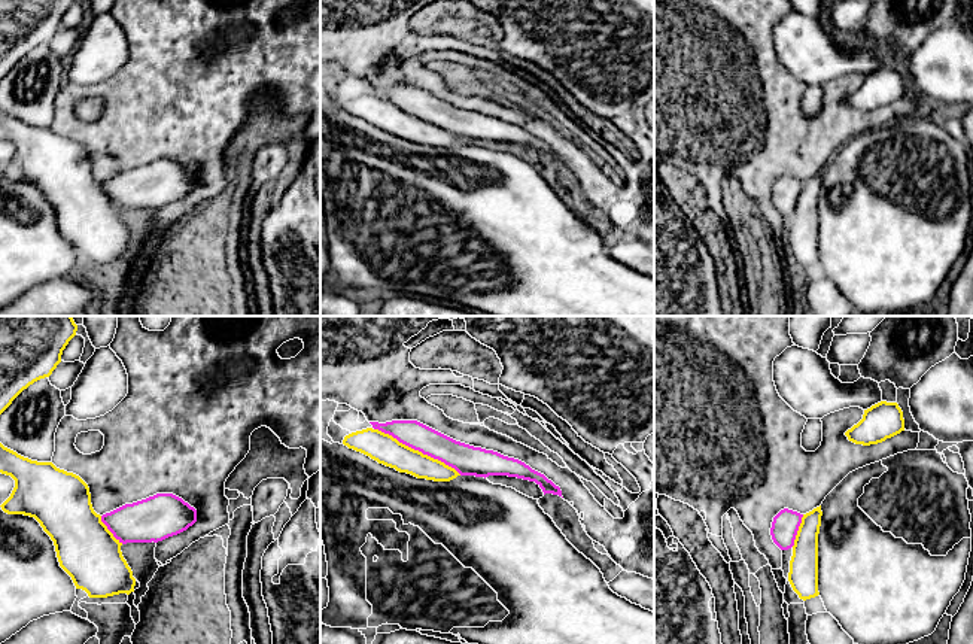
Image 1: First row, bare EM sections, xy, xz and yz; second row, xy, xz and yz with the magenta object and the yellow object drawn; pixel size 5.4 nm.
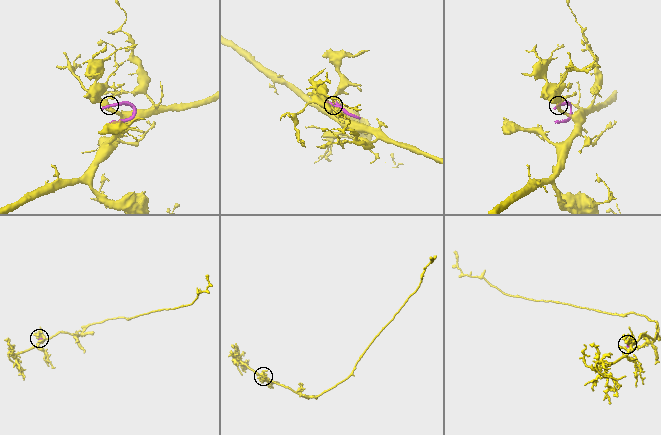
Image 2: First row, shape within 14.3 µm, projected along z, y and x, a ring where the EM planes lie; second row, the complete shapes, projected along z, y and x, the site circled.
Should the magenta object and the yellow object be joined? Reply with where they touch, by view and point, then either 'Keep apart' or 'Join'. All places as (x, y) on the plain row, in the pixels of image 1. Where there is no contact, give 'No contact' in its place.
Touches magenta at xz (417, 115). Keep apart

